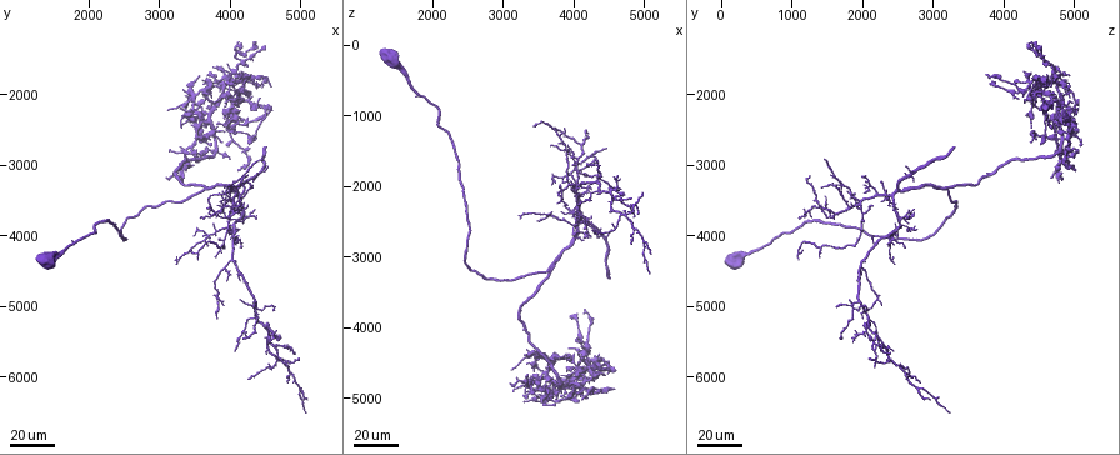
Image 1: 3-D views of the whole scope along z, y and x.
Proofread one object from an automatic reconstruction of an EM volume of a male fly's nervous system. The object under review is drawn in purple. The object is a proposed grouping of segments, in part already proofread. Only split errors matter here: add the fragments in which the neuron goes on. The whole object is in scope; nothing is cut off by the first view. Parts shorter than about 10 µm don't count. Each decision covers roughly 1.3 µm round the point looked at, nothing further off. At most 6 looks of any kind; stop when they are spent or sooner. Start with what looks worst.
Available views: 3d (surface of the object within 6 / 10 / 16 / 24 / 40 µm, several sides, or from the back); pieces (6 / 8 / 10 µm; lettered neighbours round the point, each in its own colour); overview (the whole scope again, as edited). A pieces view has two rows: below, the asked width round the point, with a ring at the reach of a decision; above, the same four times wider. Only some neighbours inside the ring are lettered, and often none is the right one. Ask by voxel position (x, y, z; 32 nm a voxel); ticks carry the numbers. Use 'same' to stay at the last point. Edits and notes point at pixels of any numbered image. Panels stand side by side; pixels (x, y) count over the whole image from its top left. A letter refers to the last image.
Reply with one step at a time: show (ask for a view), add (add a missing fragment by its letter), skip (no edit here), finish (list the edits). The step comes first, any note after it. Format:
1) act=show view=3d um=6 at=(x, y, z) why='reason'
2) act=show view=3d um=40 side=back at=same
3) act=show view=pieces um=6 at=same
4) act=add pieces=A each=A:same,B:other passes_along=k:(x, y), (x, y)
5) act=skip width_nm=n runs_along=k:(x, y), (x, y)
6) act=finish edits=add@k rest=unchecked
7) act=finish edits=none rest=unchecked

act=show view=3d um=40 at=(4150, 3600, 2150) why='an open end'

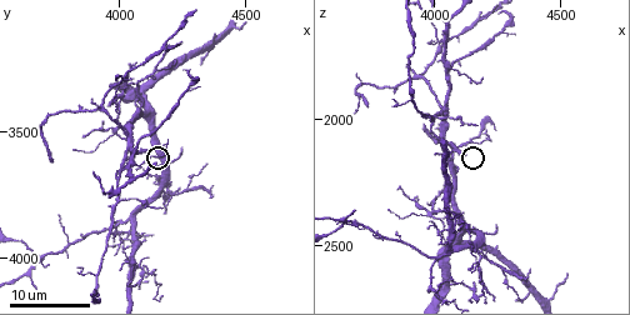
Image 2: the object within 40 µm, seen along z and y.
act=show view=pieces um=6 at=(4120, 3570, 2150) why='what lies round it'

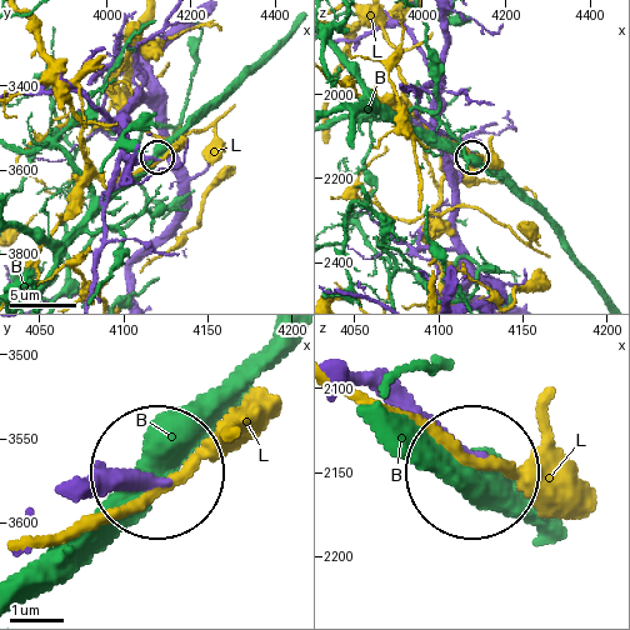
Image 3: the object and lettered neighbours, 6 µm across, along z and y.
act=skip each=B:other,L:other runs_along=3:(339, 369), (401, 391), (464, 454) found='no lettered fragment goes on from it'

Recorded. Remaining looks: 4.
act=show view=3d um=24 at=(3900, 2450, 4650)

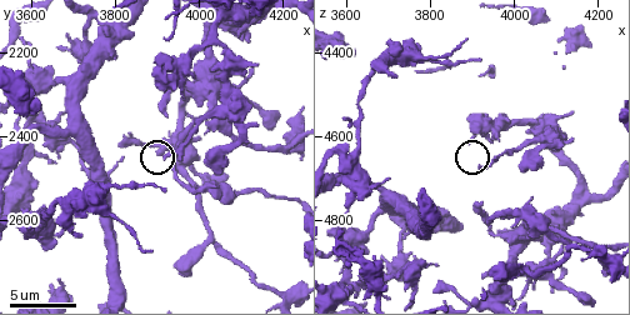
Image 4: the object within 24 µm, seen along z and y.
act=show view=pieces um=6 at=(3920, 2450, 4675)

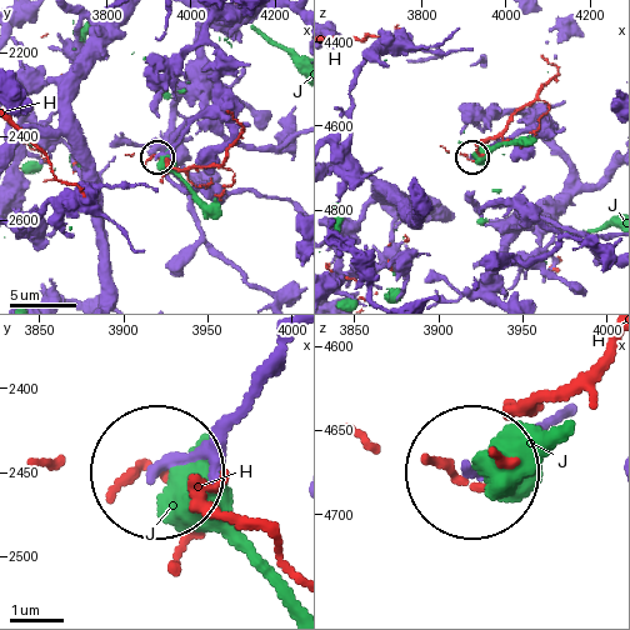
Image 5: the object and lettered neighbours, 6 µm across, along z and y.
act=skip each=H:other,J:other runs_along=5:(210, 21), (215, 98), (158, 154) found='none of them fits'

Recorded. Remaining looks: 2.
act=show view=3d um=40 at=(4300, 6050, 2600) why='long arm stops here'

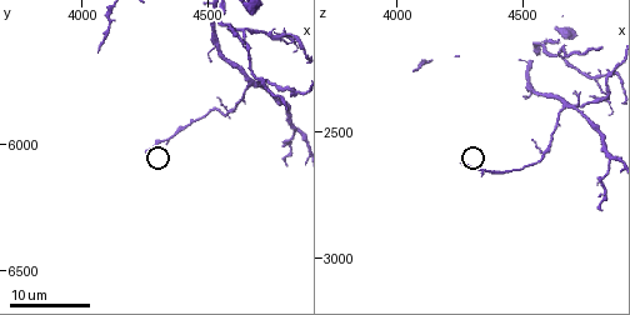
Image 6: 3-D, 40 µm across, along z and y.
act=show view=pieces um=8 at=(4260, 6030, 2620)

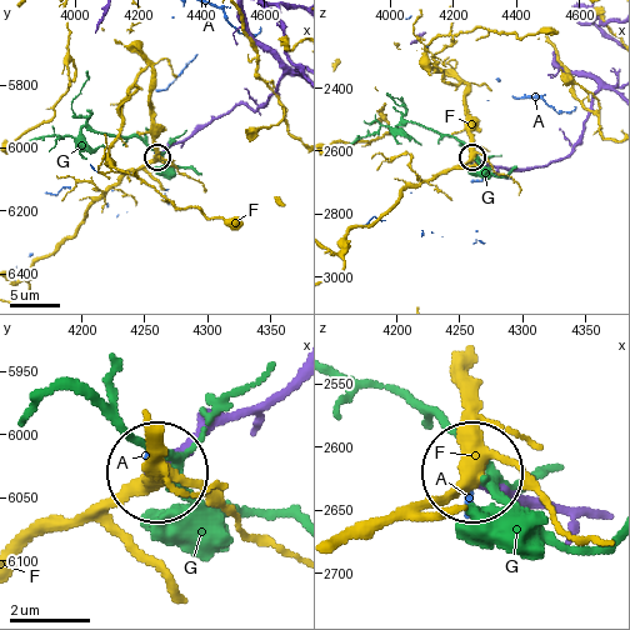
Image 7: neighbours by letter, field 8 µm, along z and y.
act=skip width_nm=220 each=A:other,F:other,G:other found='none of them fits'

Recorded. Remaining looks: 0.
act=finish edits=none rest=unchecked

